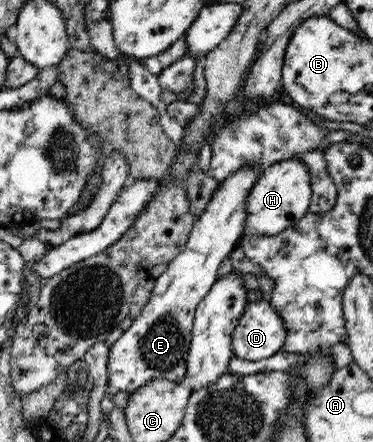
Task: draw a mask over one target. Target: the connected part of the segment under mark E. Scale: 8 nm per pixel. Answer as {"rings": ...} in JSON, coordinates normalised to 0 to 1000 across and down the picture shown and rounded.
{"rings":[[[654,369],[601,410],[584,410],[584,423],[568,437],[558,464],[517,505],[493,568],[483,568],[448,595],[448,609],[416,631],[402,679],[370,722],[292,790],[290,855],[295,876],[308,885],[351,889],[424,857],[501,869],[501,808],[525,699],[563,649],[579,640],[590,595],[657,529],[662,446],[705,387],[708,378],[694,369]]]}

